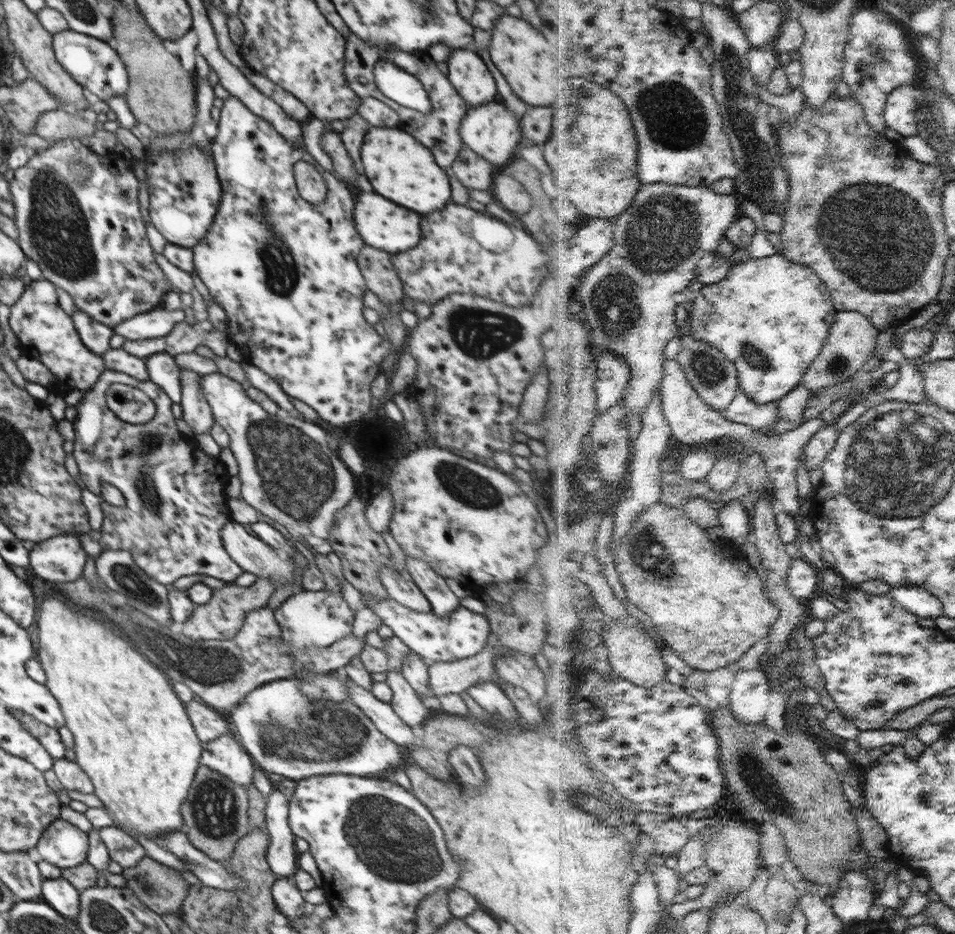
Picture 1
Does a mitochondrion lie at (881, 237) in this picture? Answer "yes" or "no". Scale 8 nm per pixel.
yes

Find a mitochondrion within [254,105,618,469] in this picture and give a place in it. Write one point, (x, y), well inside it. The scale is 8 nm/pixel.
(481, 333)

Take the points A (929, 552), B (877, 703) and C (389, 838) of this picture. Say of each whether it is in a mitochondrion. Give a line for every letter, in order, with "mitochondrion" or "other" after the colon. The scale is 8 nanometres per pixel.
A: other
B: other
C: mitochondrion

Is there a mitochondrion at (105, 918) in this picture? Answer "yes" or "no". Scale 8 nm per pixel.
yes

